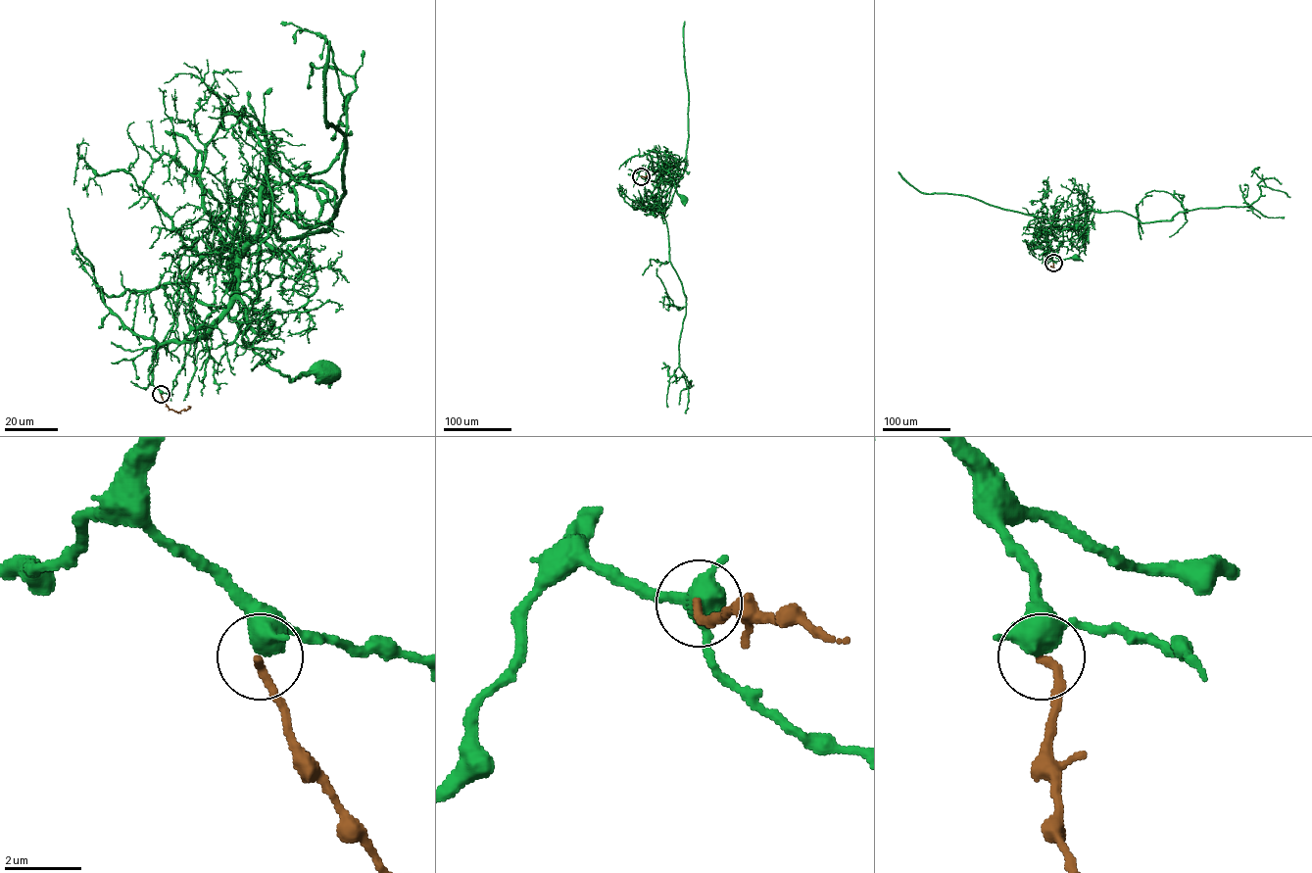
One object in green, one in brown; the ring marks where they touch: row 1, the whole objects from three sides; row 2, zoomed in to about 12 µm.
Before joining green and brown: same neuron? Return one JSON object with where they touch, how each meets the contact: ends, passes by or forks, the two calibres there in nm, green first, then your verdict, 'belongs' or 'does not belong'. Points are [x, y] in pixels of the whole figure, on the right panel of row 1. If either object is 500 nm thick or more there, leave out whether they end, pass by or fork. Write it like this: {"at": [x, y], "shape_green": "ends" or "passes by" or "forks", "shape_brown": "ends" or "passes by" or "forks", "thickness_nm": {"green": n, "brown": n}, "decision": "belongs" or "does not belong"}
{"at": [1053, 263], "shape_green": "forks", "shape_brown": "ends", "thickness_nm": {"green": 440, "brown": 240}, "decision": "does not belong"}

